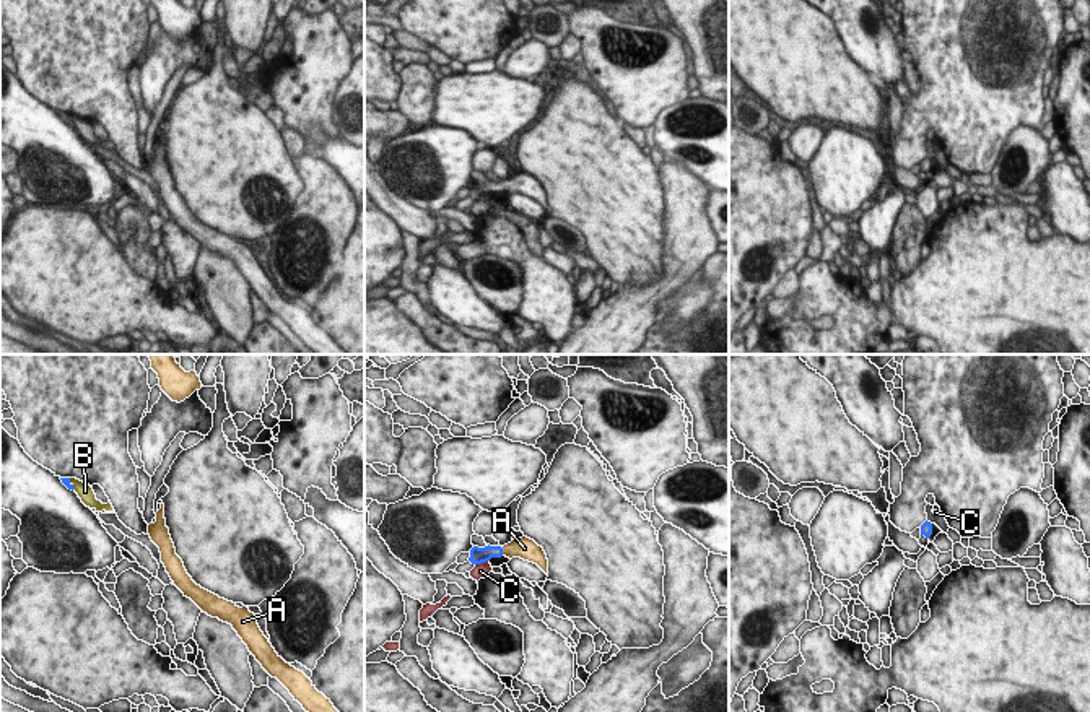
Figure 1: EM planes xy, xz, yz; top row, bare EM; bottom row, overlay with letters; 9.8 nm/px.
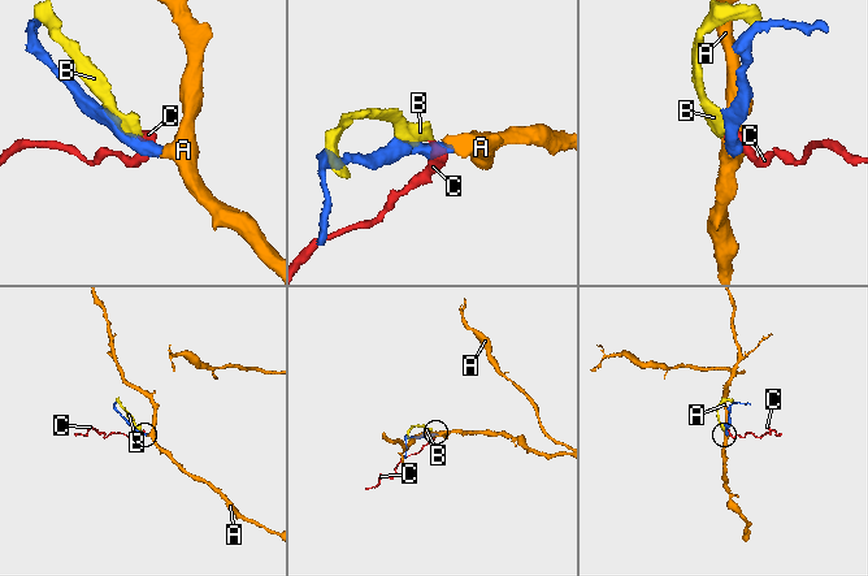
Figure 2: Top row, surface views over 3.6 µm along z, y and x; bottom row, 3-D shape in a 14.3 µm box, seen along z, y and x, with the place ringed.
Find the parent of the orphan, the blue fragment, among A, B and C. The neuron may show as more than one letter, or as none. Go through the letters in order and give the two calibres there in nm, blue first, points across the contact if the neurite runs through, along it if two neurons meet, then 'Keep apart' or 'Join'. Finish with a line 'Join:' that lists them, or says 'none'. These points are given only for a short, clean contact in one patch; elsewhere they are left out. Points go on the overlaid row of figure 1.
A: Thickness 160 nm (blue) against 220 nm. Path across: xz (477, 555), (501, 551), (524, 548). Join
B: Thickness 70 nm (blue) against 160 nm. Boundary: xy (69, 478), (74, 490). Keep apart
C: Thickness 160 nm (blue) against 160 nm. Boundary: xz (488, 560), (475, 566). Keep apart
Join: A

